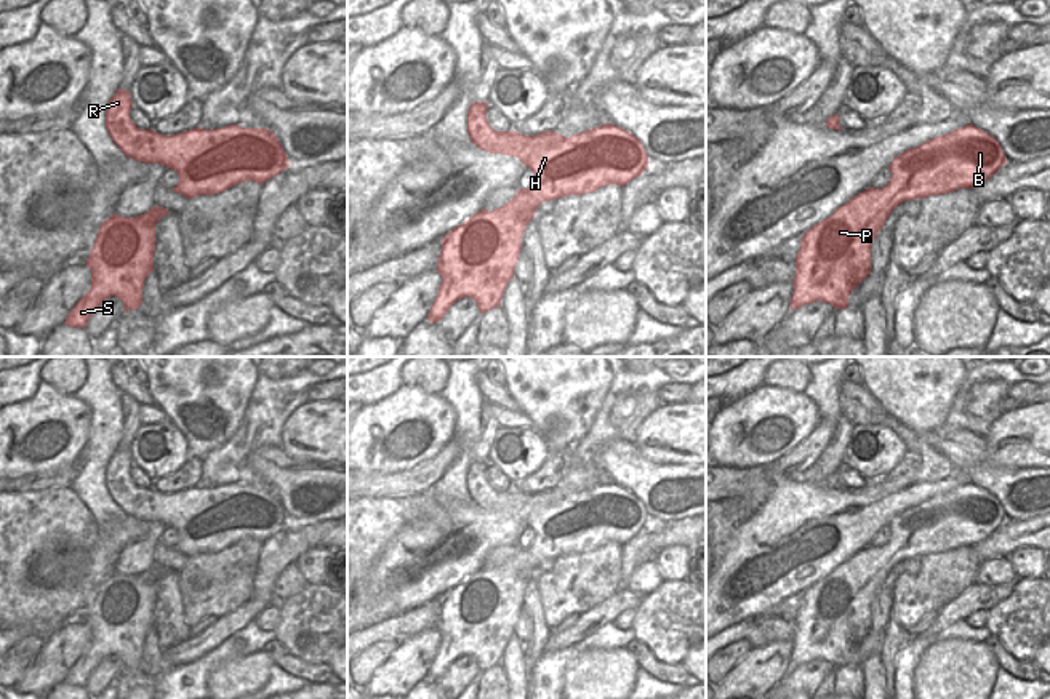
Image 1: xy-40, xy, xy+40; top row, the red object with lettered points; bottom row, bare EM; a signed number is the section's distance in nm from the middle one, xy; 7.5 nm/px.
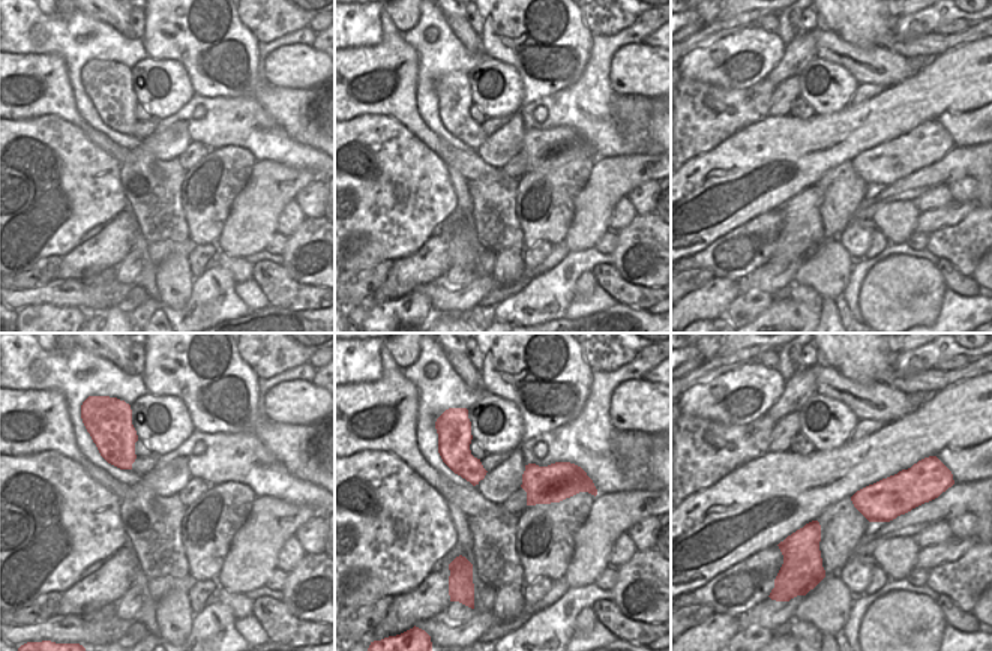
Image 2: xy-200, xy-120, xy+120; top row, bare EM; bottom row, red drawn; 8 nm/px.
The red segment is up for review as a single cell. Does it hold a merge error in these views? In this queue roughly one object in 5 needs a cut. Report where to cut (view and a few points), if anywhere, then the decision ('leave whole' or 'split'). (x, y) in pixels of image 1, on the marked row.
no cut | leave whole

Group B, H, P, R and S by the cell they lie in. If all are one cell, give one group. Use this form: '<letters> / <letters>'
B H P R S

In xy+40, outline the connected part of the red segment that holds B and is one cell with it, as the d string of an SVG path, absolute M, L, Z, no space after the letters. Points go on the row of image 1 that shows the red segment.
M972 123L895 157L888 165L892 178L885 187L860 192L802 235L796 258L791 310L816 301L828 302L834 309L847 309L850 293L871 274L871 245L900 203L957 189L973 189L1005 163L1007 158L997 139Z

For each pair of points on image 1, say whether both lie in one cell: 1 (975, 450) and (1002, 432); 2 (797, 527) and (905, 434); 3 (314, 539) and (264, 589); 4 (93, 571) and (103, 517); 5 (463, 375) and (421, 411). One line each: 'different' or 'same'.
1: different
2: same
3: same
4: different
5: different

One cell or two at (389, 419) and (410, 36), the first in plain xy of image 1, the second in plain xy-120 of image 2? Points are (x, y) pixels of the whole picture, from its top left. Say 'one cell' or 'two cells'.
two cells

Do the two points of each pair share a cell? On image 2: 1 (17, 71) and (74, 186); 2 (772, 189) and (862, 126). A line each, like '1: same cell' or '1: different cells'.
1: different cells
2: same cell

